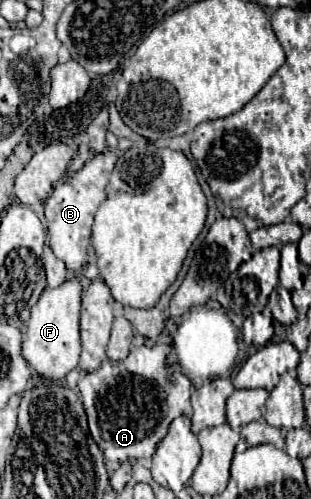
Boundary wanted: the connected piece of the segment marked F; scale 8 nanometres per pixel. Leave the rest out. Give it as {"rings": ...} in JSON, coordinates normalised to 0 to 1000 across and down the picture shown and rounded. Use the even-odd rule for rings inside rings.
{"rings":[[[215,557],[183,577],[151,573],[119,609],[100,617],[100,637],[87,645],[87,677],[74,685],[74,713],[125,754],[158,762],[203,762],[235,737],[248,737],[260,709],[254,625],[260,565],[248,557]]]}

